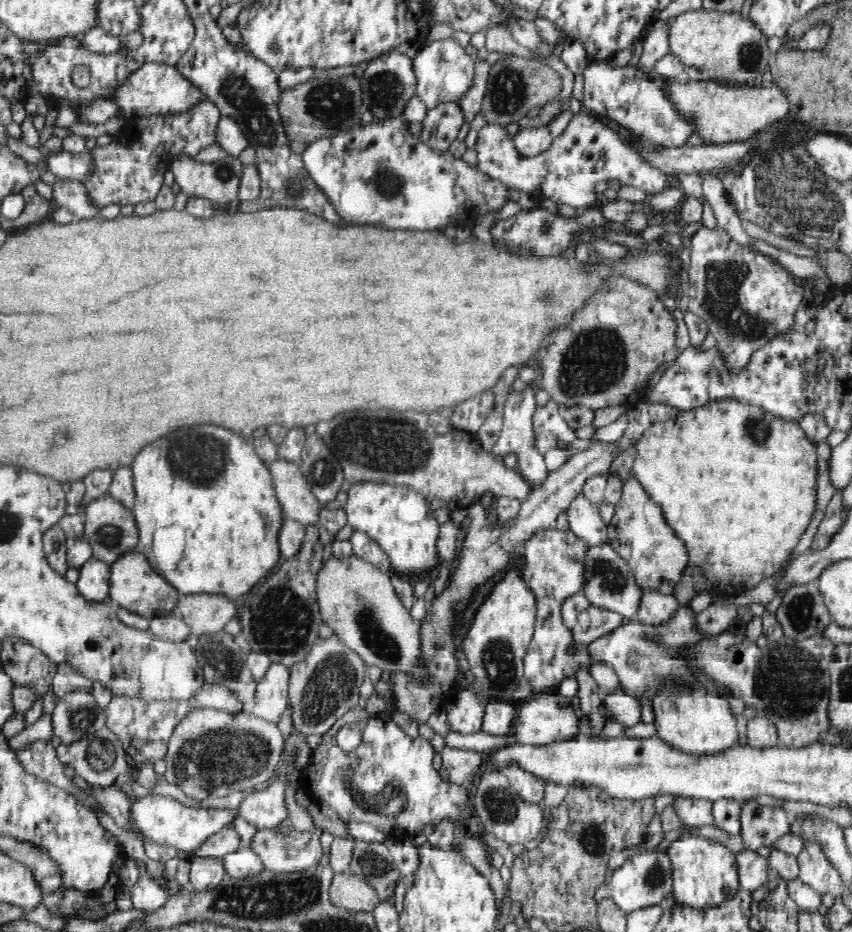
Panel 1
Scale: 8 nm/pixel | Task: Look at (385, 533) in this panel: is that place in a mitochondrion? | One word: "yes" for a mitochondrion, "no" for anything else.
no

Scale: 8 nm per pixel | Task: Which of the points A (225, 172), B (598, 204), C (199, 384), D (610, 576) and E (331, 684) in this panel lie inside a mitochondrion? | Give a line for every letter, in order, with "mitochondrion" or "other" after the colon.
A: mitochondrion
B: other
C: other
D: mitochondrion
E: mitochondrion

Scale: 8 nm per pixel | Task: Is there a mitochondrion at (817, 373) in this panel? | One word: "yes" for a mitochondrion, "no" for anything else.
no

